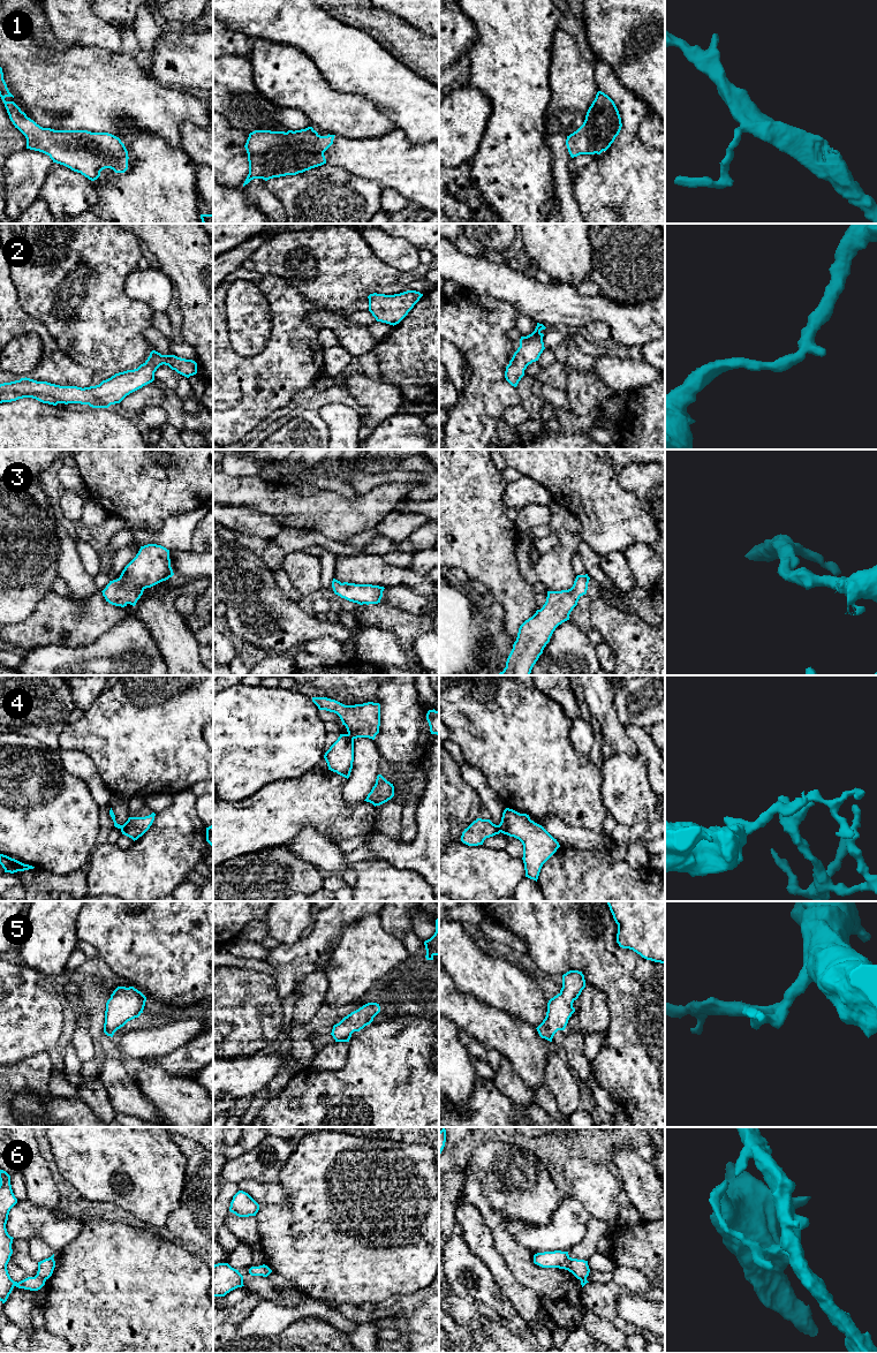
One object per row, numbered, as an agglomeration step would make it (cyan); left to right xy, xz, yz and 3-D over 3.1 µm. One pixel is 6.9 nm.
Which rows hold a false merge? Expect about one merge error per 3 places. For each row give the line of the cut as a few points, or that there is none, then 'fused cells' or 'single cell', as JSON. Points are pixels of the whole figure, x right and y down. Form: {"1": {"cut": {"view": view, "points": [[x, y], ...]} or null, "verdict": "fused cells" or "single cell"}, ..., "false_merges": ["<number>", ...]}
{"1": {"cut": null, "verdict": "single cell"}, "2": {"cut": null, "verdict": "single cell"}, "3": {"cut": null, "verdict": "single cell"}, "4": {"cut": {"view": "yz", "points": [[498, 825], [500, 831]]}, "verdict": "fused cells"}, "5": {"cut": null, "verdict": "single cell"}, "6": {"cut": {"view": "xy", "points": [[36, 1275], [45, 1280]]}, "verdict": "fused cells"}, "false_merges": ["4", "6"]}

